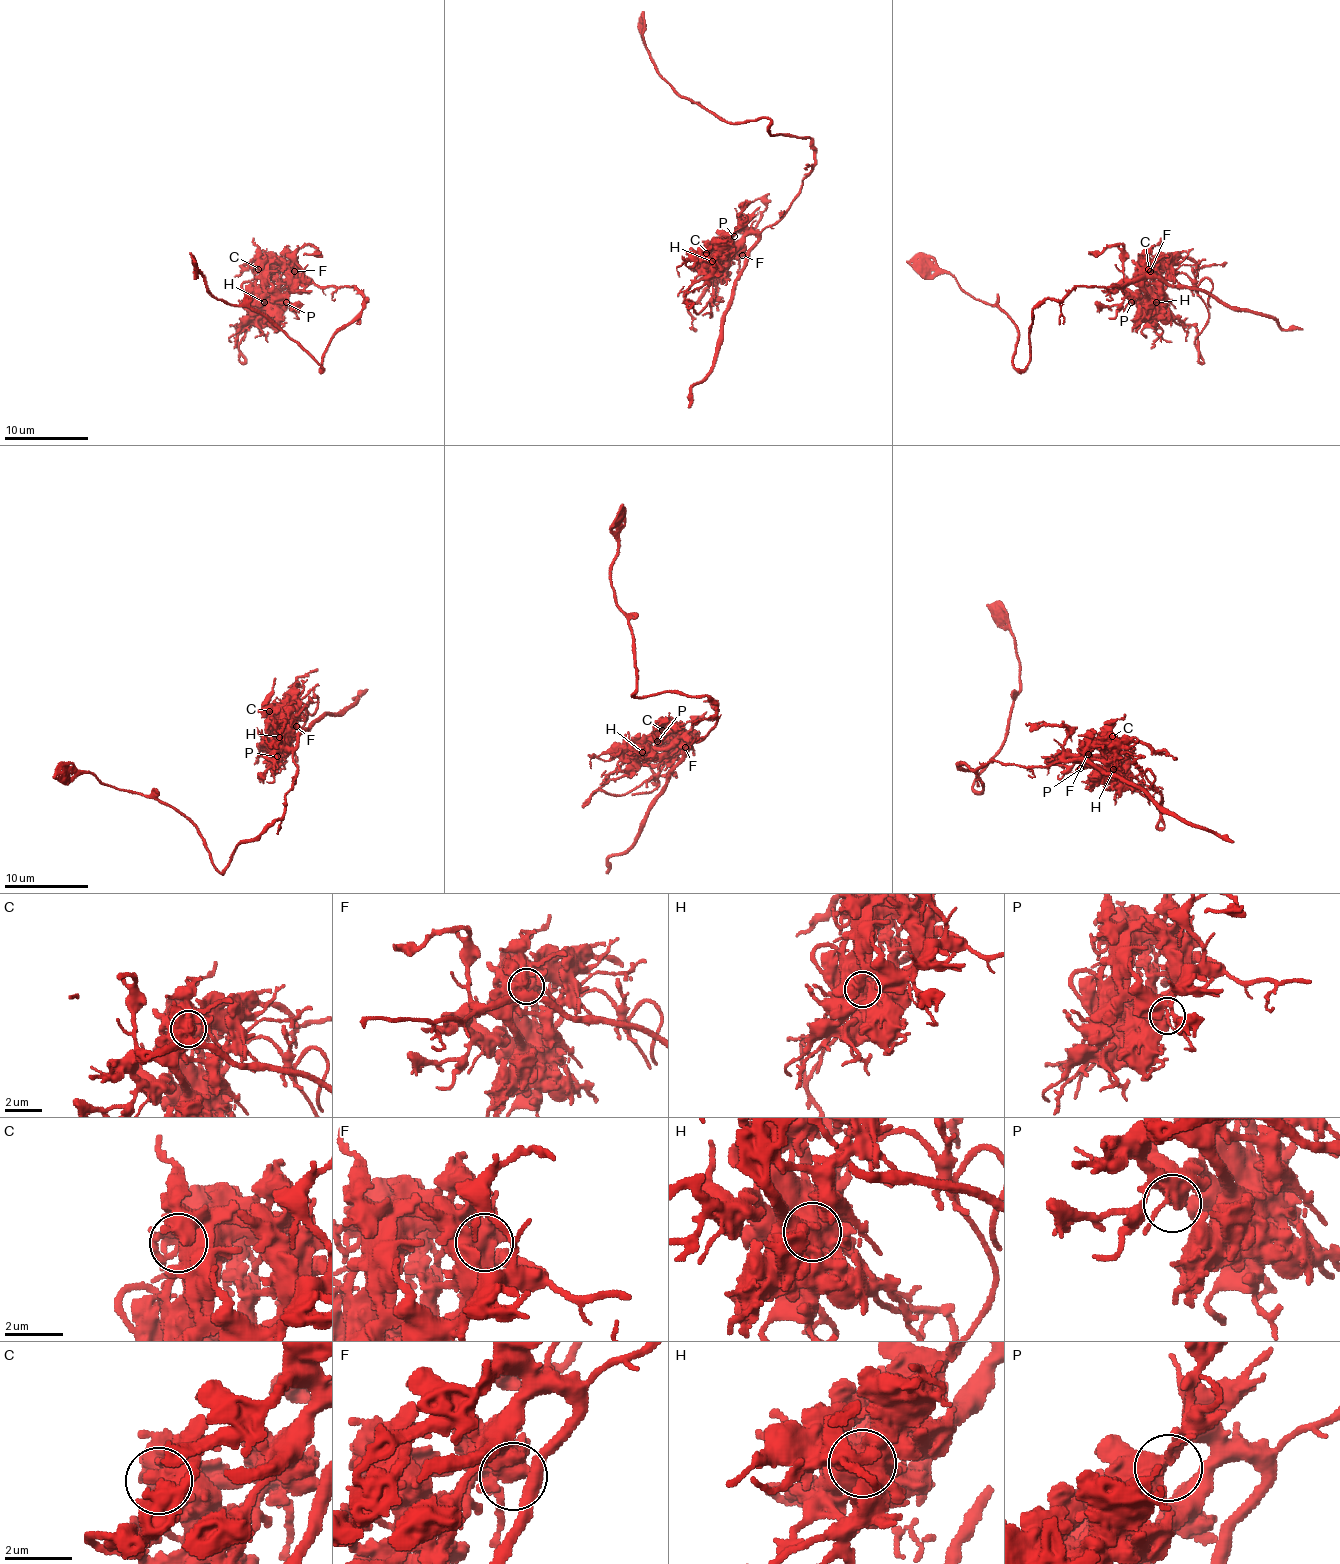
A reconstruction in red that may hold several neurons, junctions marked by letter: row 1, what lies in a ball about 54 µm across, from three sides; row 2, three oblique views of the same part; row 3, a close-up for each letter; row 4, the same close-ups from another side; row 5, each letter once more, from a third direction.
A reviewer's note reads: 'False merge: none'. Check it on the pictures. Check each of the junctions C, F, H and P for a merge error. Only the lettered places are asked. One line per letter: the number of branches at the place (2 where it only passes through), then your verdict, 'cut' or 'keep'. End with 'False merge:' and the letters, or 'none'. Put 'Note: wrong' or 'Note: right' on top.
Note: right
C: 3 branches meet; keep
F: 1 branches meet; keep
H: 3 branches meet; keep
P: 3 branches meet; keep
False merge: none

